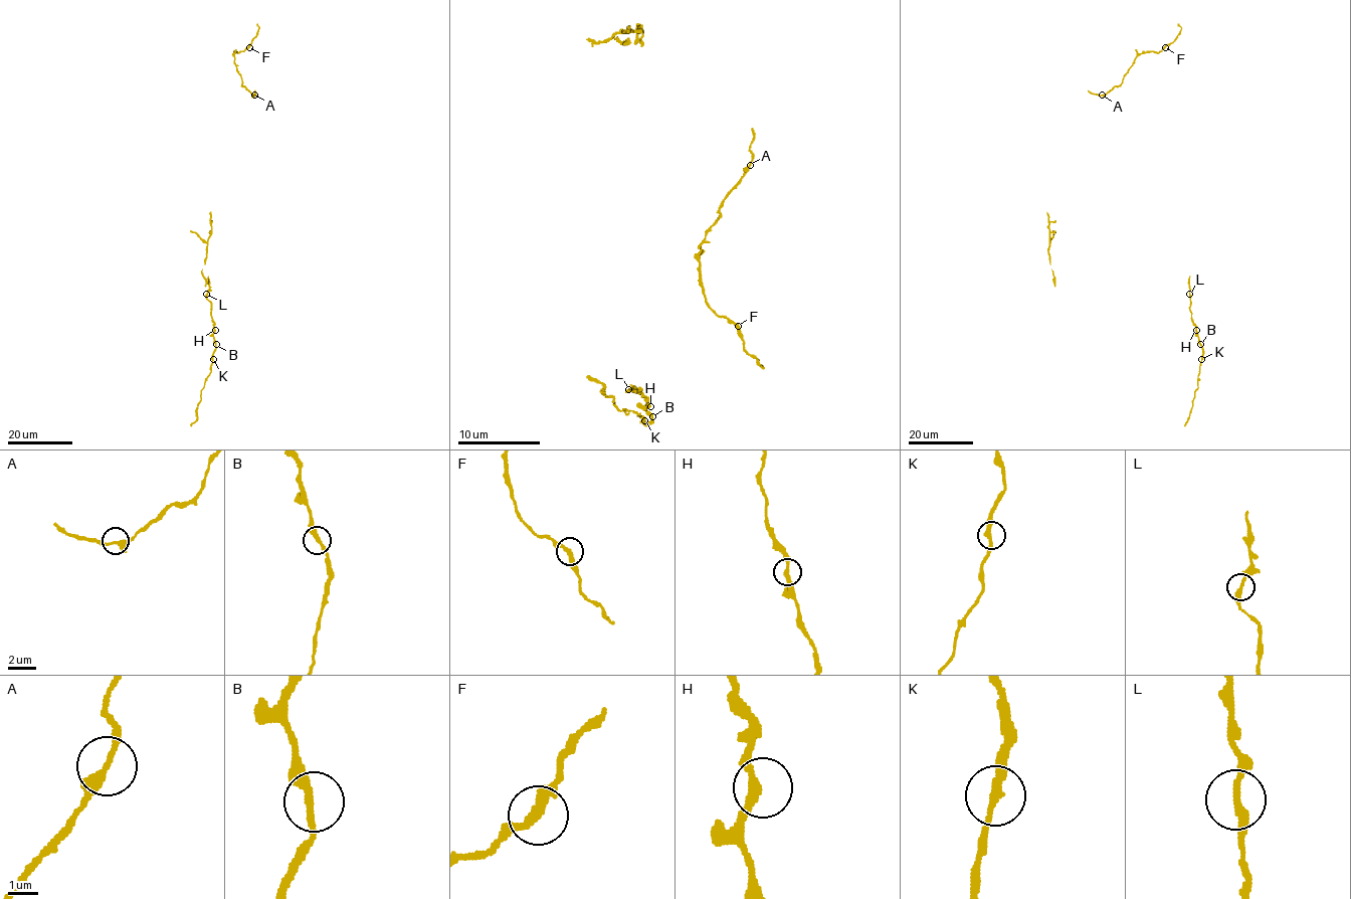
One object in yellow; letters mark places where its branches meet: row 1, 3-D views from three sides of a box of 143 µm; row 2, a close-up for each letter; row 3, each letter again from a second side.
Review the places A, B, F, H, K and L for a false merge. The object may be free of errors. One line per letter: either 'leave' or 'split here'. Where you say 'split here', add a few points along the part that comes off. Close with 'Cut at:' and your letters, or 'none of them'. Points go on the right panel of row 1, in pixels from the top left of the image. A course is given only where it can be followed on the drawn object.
A: leave
B: leave
F: leave
H: leave
K: leave
L: leave
Cut at: none of them

